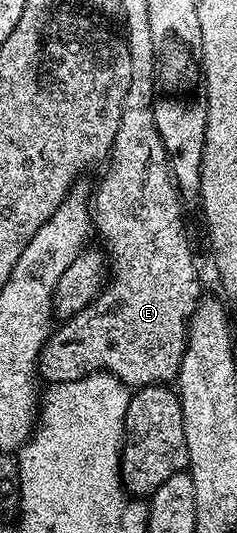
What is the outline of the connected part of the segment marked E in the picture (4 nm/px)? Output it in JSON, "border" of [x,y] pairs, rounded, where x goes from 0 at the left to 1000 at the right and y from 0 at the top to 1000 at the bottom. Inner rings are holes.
{"border":[[[536,158],[536,173],[519,180],[519,203],[502,218],[502,248],[485,248],[477,280],[451,296],[464,311],[443,319],[443,336],[409,349],[409,366],[388,366],[388,422],[426,437],[435,467],[451,478],[456,522],[426,540],[405,563],[350,585],[333,585],[308,597],[270,598],[211,625],[207,636],[190,642],[190,651],[173,655],[173,670],[156,675],[156,700],[177,711],[190,709],[207,720],[333,713],[376,702],[405,702],[409,696],[439,696],[447,702],[477,702],[527,726],[591,728],[603,724],[675,724],[713,720],[743,711],[764,677],[781,666],[781,640],[797,629],[797,597],[814,591],[814,580],[857,555],[848,546],[848,522],[831,516],[831,492],[814,486],[814,462],[797,456],[797,443],[781,435],[781,413],[764,405],[764,385],[772,373],[747,360],[747,351],[730,345],[730,326],[713,319],[713,295],[688,278],[688,263],[671,263],[671,240],[654,240],[654,218],[646,216],[646,197],[629,193],[629,169],[595,169],[595,161],[553,161]]]}

